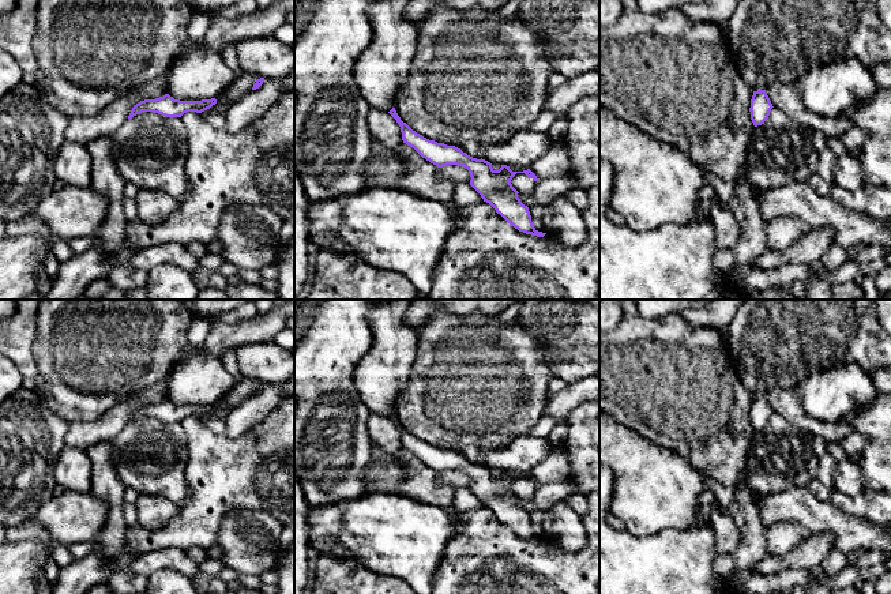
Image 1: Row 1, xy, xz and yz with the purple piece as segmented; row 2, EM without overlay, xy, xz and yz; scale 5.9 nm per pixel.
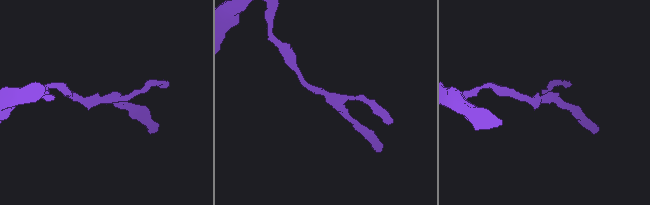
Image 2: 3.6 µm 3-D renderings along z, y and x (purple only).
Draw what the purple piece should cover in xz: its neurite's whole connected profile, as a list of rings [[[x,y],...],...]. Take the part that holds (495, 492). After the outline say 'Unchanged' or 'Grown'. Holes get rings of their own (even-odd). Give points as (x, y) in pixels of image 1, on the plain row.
[[[395,413],[388,417],[399,429],[402,446],[413,452],[422,463],[443,473],[447,470],[463,471],[470,478],[470,490],[481,500],[484,507],[489,508],[510,530],[526,540],[544,542],[546,538],[538,537],[533,527],[529,512],[518,503],[518,496],[512,492],[511,485],[516,478],[525,478],[527,482],[538,486],[530,475],[512,477],[510,471],[501,470],[499,475],[485,465],[477,465],[455,451],[447,451],[429,446],[413,436],[401,425]]]. Unchanged

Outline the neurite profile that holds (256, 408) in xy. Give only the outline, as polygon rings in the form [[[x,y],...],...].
[[[286,381],[264,384],[263,390],[247,398],[226,418],[226,437],[237,439],[262,422],[282,402]]]

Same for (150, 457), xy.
[[[142,417],[127,424],[112,447],[113,467],[125,488],[165,496],[177,505],[188,501],[188,440],[181,422]]]

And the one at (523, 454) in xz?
[[[526,435],[516,437],[507,448],[490,451],[482,465],[507,471],[531,473],[553,451],[548,437]]]

